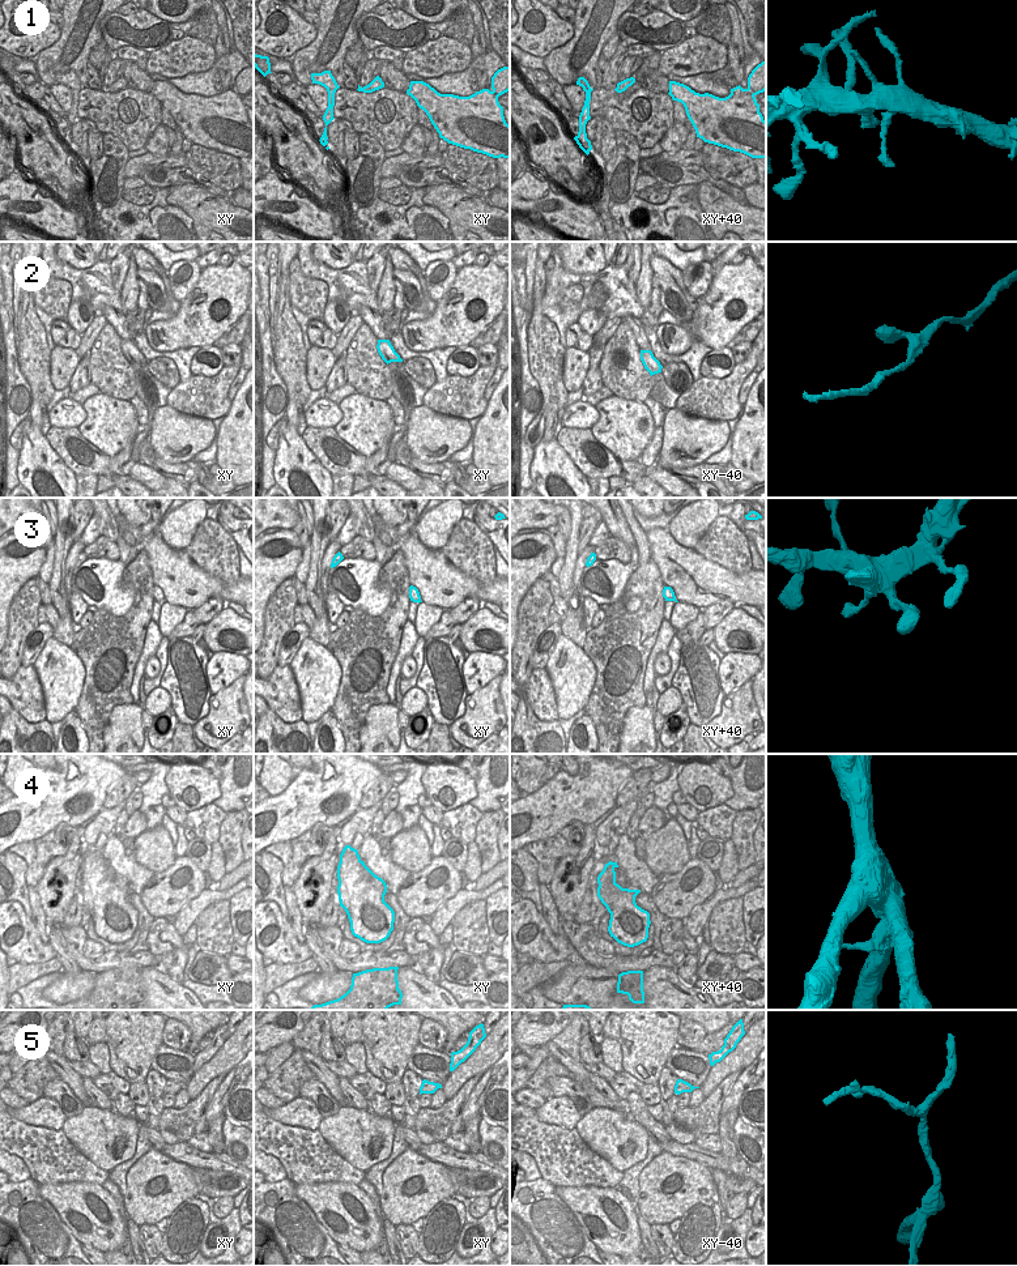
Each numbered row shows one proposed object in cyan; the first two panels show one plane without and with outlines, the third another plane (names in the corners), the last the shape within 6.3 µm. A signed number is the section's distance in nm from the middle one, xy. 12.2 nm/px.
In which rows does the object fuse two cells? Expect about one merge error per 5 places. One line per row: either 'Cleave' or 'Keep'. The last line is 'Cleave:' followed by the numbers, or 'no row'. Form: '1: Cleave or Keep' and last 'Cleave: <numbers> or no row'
1: Keep
2: Keep
3: Keep
4: Keep
5: Keep
Cleave: no row.

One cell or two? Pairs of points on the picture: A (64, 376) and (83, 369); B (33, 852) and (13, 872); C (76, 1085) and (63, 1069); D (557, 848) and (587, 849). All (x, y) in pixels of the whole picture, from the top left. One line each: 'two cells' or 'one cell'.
A: two cells
B: two cells
C: one cell
D: two cells

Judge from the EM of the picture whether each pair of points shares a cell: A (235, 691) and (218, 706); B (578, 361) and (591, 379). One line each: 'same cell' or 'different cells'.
A: same cell
B: different cells

